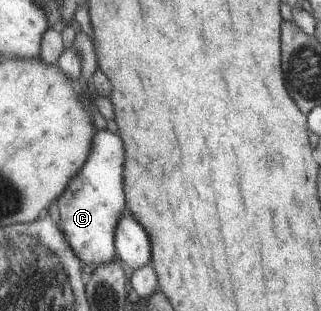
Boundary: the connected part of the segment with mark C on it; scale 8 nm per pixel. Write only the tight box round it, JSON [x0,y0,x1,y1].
[57,130,126,267]

